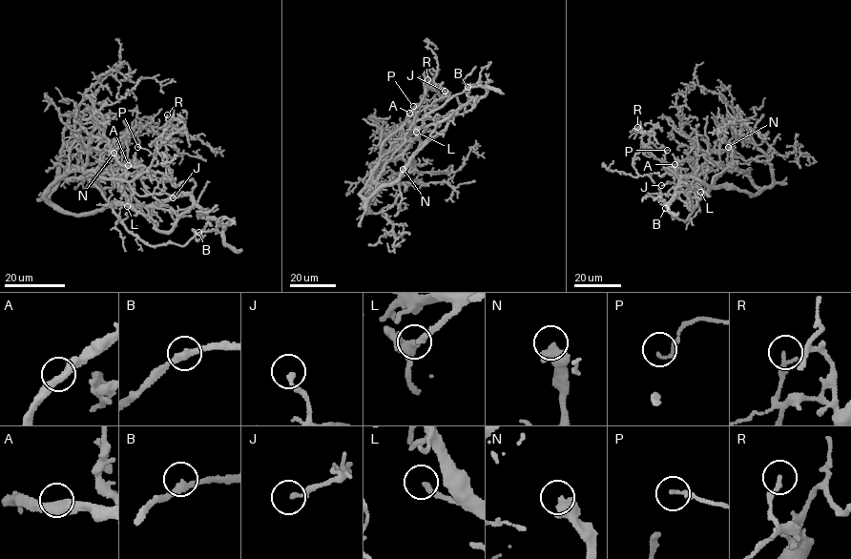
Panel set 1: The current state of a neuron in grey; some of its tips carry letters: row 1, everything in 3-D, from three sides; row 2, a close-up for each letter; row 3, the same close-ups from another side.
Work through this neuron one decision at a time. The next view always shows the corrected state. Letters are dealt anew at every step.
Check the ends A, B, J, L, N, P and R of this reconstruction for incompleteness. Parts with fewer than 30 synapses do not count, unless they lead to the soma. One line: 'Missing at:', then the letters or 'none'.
Missing at: J, L, N

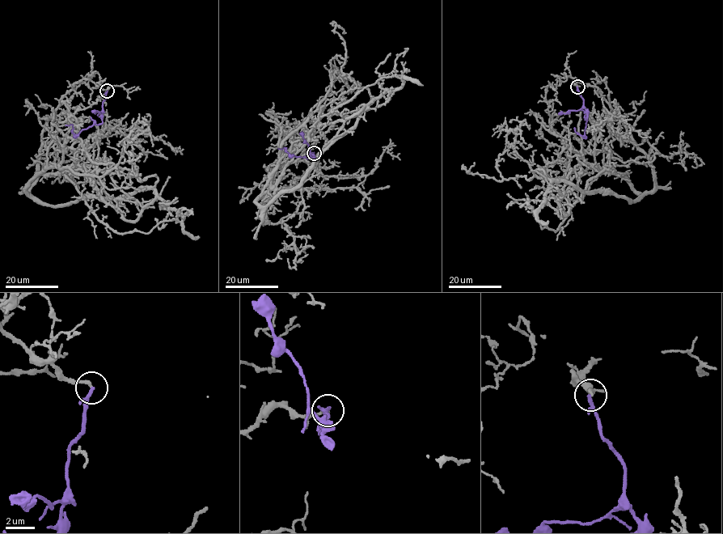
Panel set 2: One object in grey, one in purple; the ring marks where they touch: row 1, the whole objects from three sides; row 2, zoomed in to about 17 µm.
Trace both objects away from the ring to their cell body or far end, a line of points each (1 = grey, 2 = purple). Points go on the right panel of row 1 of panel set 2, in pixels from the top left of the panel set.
1: (577, 86), (597, 86), (631, 139), (603, 142), (604, 169), (543, 179), (506, 150), (501, 180), (474, 163)
2: (577, 86), (584, 101), (587, 120), (583, 135), (574, 130)

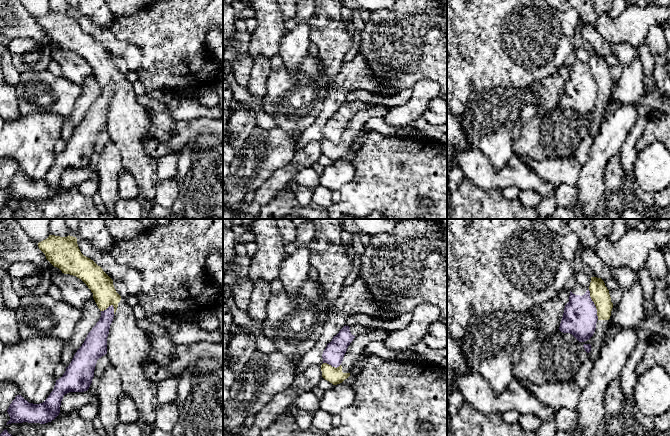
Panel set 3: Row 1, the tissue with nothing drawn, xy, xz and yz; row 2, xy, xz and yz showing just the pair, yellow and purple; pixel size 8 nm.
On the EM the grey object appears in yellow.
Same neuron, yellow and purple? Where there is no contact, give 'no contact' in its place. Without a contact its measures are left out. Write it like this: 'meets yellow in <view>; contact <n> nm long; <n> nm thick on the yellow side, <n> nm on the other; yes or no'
meets yellow in yz; contact 260 nm long; 150 nm thick on the yellow side, 280 nm on the other; no

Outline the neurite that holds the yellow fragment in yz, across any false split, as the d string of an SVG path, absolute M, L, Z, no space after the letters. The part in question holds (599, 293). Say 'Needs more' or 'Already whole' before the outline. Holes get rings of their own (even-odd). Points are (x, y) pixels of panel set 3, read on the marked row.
Needs more. M591 277L590 297L597 309L598 320L593 336L579 342L572 334L559 329L543 339L541 362L547 382L575 381L580 366L591 361L595 364L600 357L602 342L609 329L613 303L609 290L601 278Z

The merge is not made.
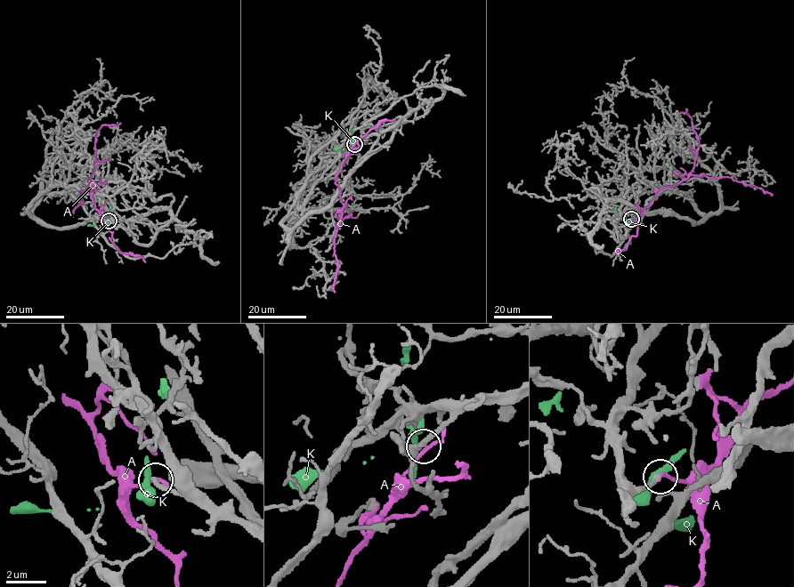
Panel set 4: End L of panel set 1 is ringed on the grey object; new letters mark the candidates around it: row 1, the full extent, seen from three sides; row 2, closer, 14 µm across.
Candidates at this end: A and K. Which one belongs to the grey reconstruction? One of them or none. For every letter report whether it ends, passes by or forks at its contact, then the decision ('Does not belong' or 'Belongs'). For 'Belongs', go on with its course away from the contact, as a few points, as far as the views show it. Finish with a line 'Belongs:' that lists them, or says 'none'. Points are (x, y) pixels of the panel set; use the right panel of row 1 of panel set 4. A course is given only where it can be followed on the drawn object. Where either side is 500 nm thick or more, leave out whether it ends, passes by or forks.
A: It ends there. Does not belong
K: It passes by. Does not belong
Belongs: none

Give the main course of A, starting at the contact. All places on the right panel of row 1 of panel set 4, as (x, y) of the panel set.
A: (631, 219), (639, 217), (661, 188), (678, 184), (690, 175), (731, 177), (773, 194)

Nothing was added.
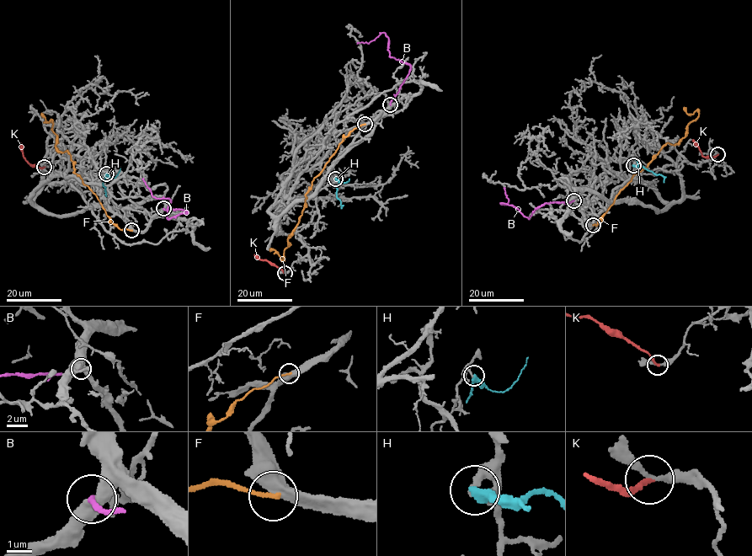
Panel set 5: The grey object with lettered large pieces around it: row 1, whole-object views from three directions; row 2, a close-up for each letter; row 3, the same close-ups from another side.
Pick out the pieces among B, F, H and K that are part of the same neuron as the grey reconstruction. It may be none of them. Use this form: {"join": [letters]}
{"join": []}

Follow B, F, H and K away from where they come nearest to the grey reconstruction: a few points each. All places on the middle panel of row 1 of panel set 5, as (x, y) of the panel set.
B: (391, 104), (408, 74), (409, 65), (391, 57), (387, 49), (388, 37), (385, 33), (368, 43), (357, 43)
F: (365, 124), (344, 137), (314, 178), (306, 195), (300, 221), (287, 239), (284, 259), (269, 249)
H: (335, 179), (338, 181), (337, 197), (344, 205)
K: (284, 273), (275, 265), (254, 254)

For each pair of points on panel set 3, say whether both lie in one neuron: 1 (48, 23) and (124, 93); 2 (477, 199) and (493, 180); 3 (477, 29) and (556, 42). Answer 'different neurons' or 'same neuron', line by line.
1: same neuron
2: different neurons
3: same neuron

